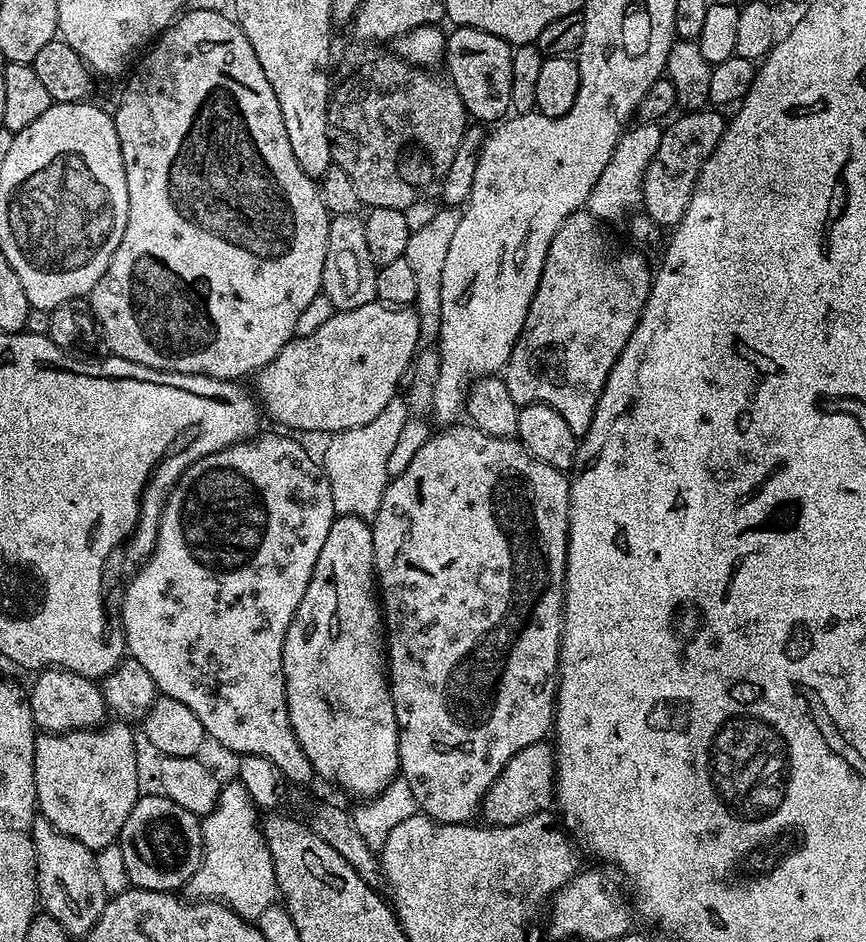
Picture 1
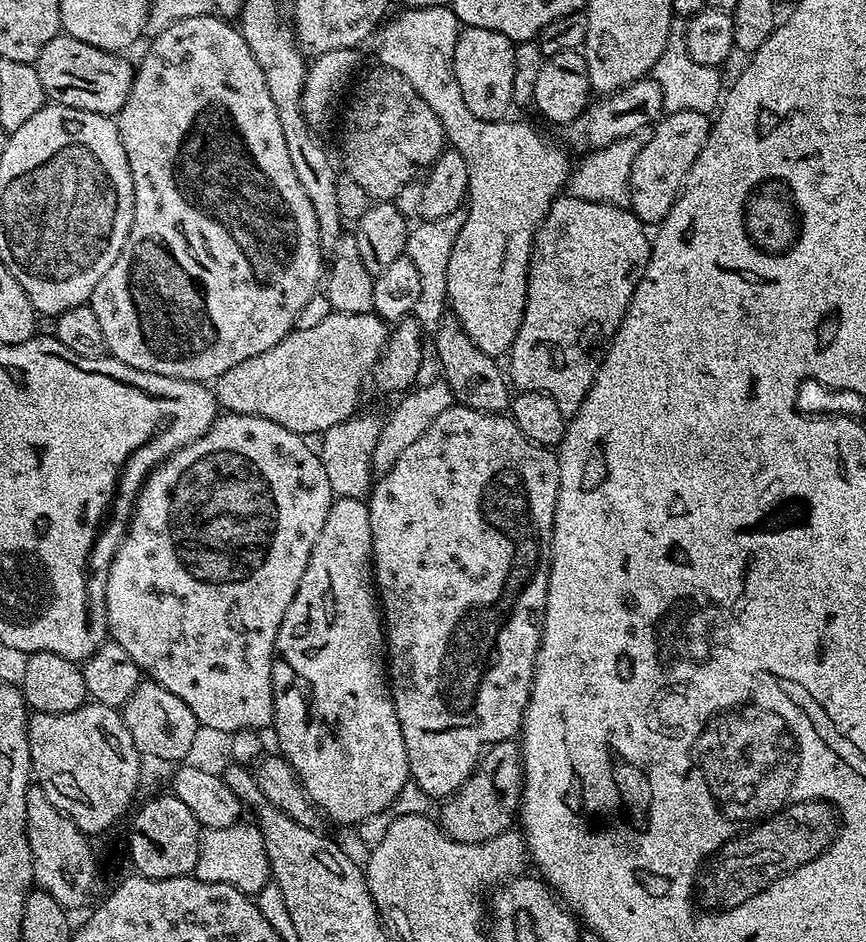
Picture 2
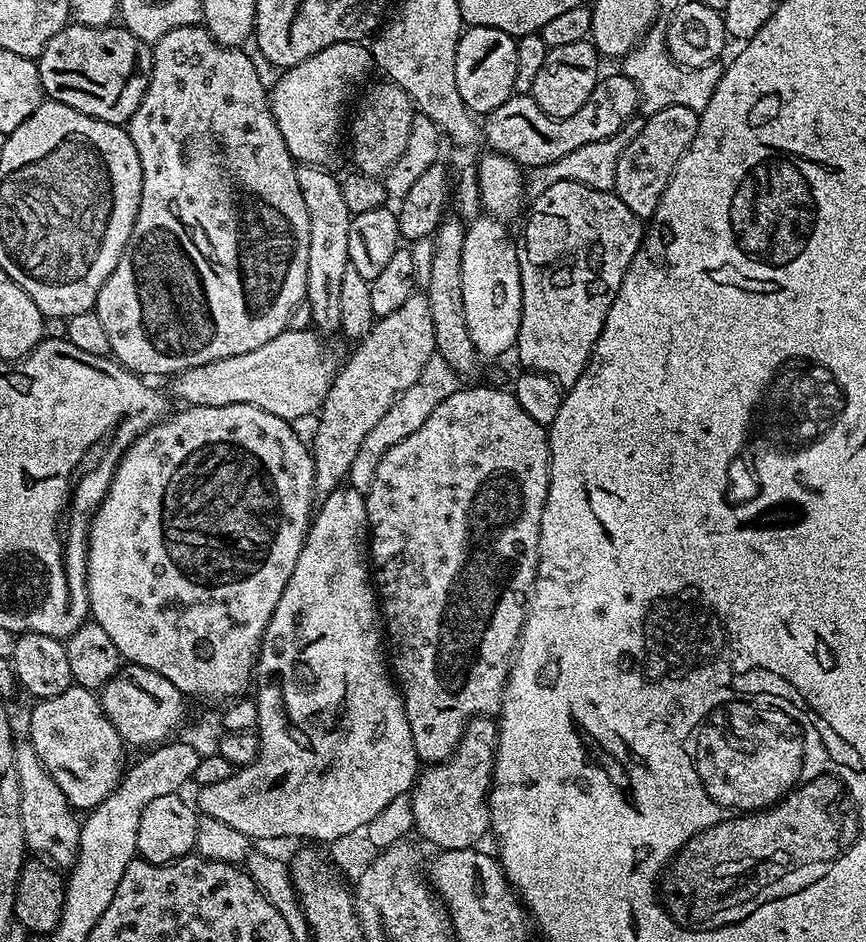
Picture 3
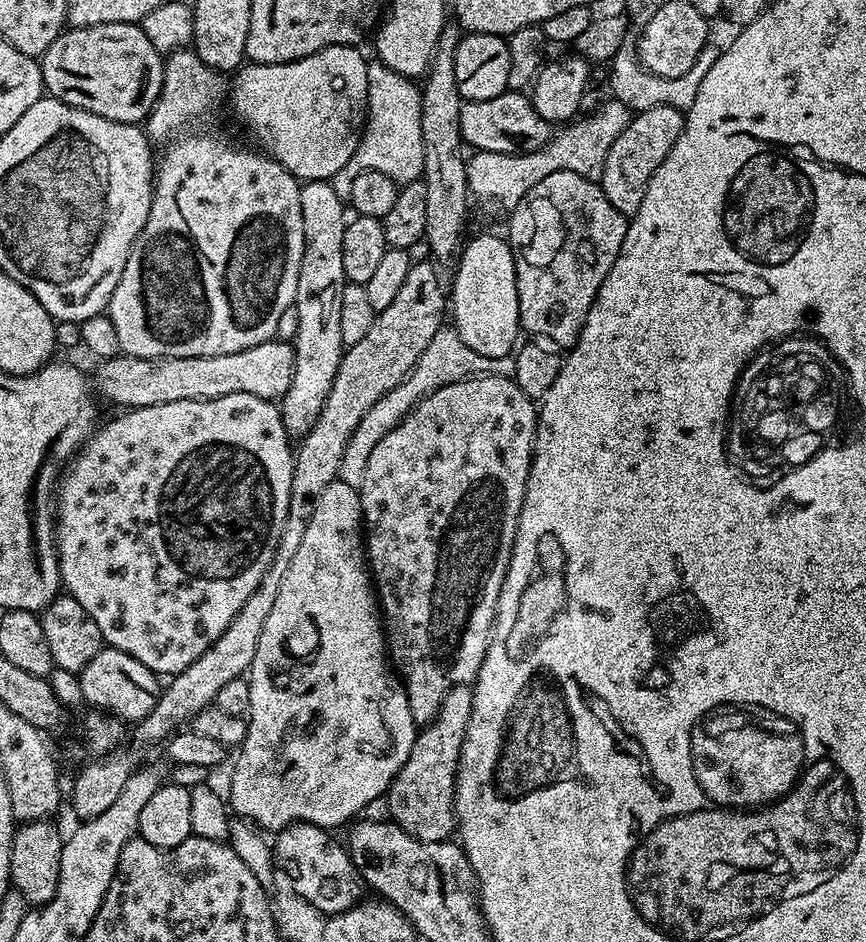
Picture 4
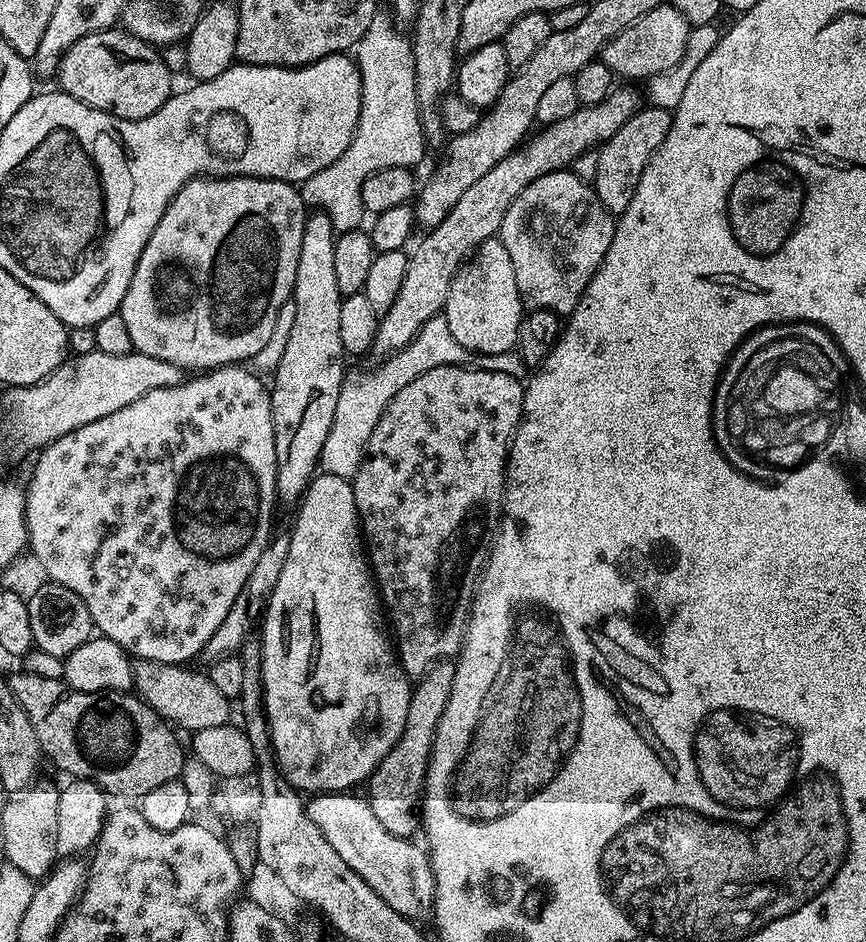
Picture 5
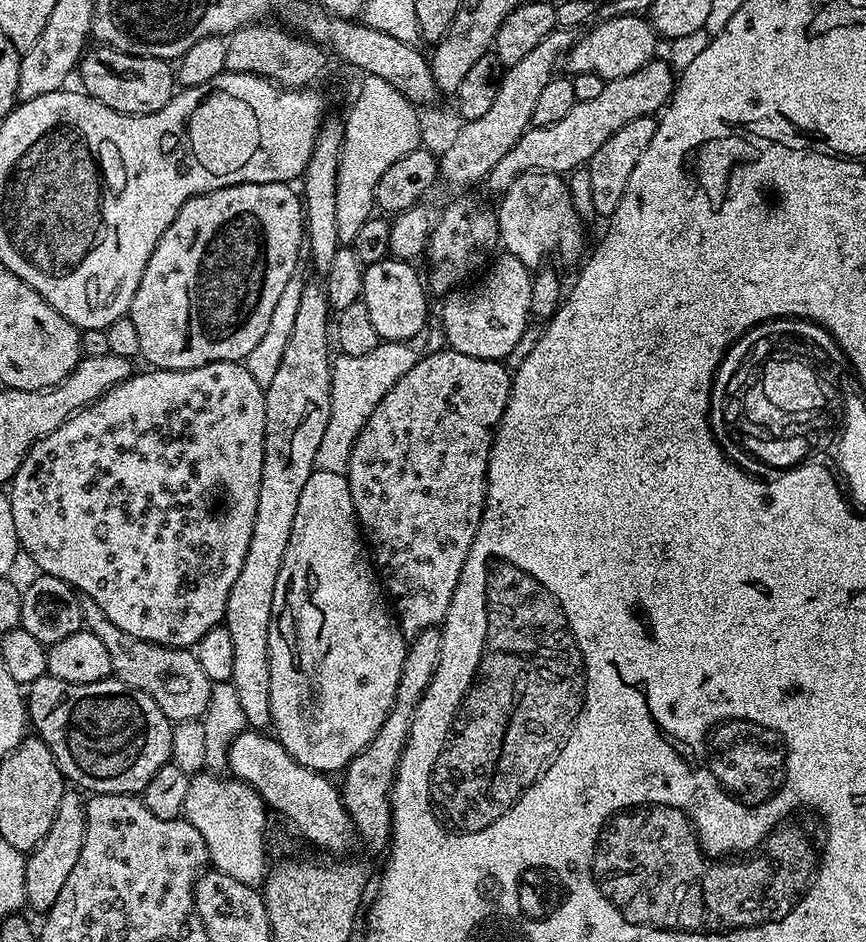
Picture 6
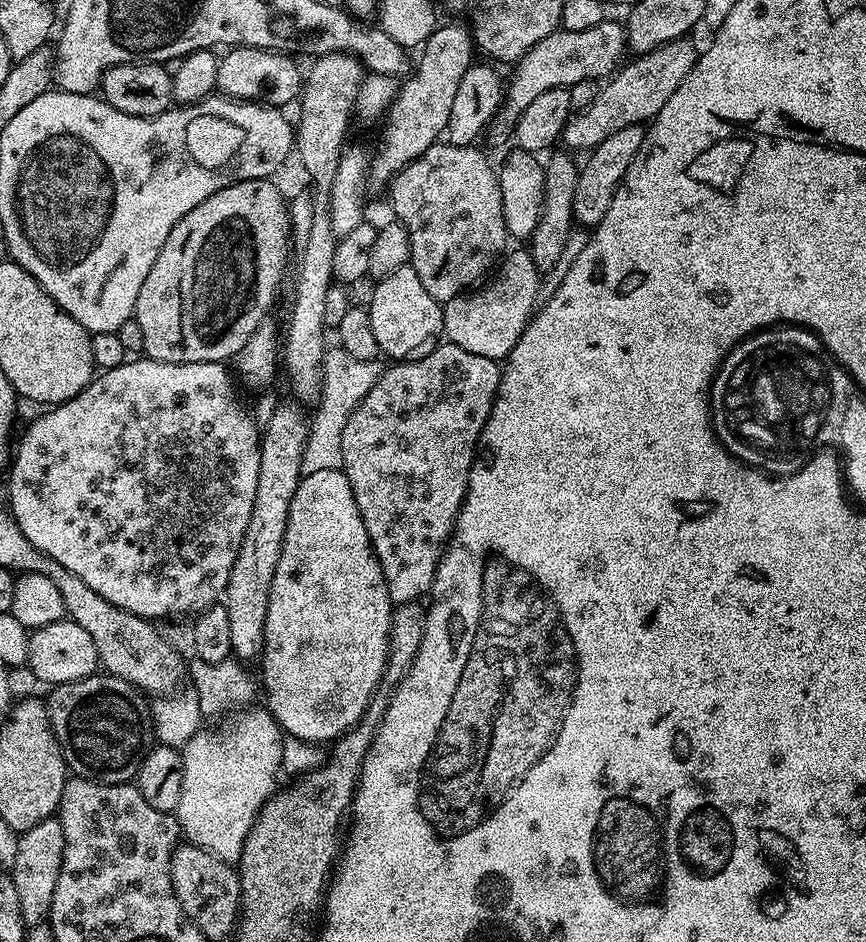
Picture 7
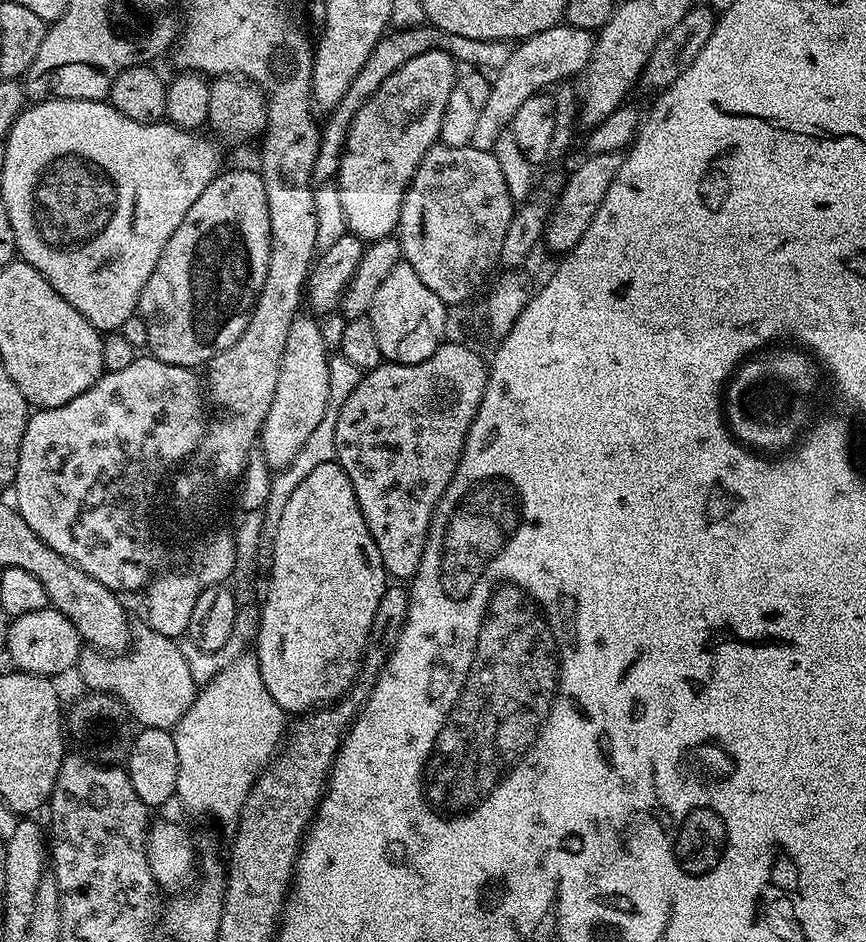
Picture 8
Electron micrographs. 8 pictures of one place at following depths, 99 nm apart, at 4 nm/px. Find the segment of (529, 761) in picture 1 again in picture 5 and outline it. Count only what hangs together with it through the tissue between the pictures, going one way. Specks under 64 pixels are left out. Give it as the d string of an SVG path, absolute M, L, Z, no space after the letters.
M441 662L434 664L425 676L419 677L412 689L410 710L406 710L406 726L402 730L402 738L398 738L390 754L382 758L380 765L366 781L366 799L370 810L374 810L378 822L382 822L382 826L386 826L386 830L390 830L390 834L395 836L415 837L415 832L417 835L421 827L418 809L424 794L428 759L436 740L436 727L442 718L442 710L446 710L446 702L450 698L455 673L455 663Z

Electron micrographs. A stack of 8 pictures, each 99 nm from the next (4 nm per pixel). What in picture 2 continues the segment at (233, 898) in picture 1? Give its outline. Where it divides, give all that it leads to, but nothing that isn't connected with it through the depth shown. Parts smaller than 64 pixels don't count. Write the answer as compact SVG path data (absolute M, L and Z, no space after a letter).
M237 822L225 828L205 828L200 833L200 849L195 877L206 882L222 882L249 894L257 894L270 880L264 836L255 823Z

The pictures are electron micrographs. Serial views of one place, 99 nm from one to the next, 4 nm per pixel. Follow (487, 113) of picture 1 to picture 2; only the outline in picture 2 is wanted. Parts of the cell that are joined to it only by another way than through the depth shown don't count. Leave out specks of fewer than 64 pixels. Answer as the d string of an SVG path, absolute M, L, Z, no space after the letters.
M461 27L454 46L452 69L456 75L456 88L462 90L466 110L470 110L474 118L503 120L509 115L508 108L513 107L515 49L516 44L506 38L506 34L498 34L498 30Z

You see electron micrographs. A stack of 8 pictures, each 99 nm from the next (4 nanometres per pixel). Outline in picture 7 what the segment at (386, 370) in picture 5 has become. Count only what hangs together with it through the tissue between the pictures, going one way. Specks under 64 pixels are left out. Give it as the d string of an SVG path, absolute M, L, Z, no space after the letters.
M332 346L325 351L322 366L322 378L318 399L315 401L316 413L310 416L306 450L302 450L301 477L309 476L318 470L341 470L342 462L342 430L346 430L346 422L350 422L350 414L374 390L374 382L378 382L382 368L376 360L362 362L362 358L354 358L346 354L338 346Z

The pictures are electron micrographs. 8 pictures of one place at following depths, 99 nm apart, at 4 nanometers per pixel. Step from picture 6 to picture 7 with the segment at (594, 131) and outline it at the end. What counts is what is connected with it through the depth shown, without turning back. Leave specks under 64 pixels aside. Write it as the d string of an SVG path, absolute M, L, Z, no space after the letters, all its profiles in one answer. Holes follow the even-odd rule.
M681 38L671 40L649 52L641 52L635 58L629 59L607 81L608 84L584 109L577 111L564 128L562 144L565 149L597 148L610 134L635 124L647 125L670 102L670 94L686 82L686 74L694 70L698 48L691 44L691 39ZM629 63L629 64L628 64ZM628 64L628 65L627 65ZM580 112L580 113L579 113ZM568 147L568 148L567 148Z

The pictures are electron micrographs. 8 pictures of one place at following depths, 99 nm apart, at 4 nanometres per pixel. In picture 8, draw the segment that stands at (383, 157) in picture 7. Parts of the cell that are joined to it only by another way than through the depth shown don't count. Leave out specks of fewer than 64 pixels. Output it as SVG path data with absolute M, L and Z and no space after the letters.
M440 48L432 49L412 58L390 74L354 114L348 137L345 138L340 169L334 179L338 194L342 198L342 214L346 214L346 226L351 235L371 242L391 237L397 231L402 198L422 158L426 158L426 154L440 139L442 114L446 111L446 101L450 98L450 90L454 90L457 75L458 64L451 54Z

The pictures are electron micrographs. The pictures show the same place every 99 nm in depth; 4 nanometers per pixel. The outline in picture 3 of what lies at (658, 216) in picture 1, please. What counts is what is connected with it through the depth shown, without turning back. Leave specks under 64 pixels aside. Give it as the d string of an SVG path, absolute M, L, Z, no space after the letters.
M667 106L658 110L644 120L642 130L622 150L618 158L618 170L614 170L614 191L641 222L651 220L658 208L658 202L690 142L694 142L694 134L698 134L698 113L690 106Z

